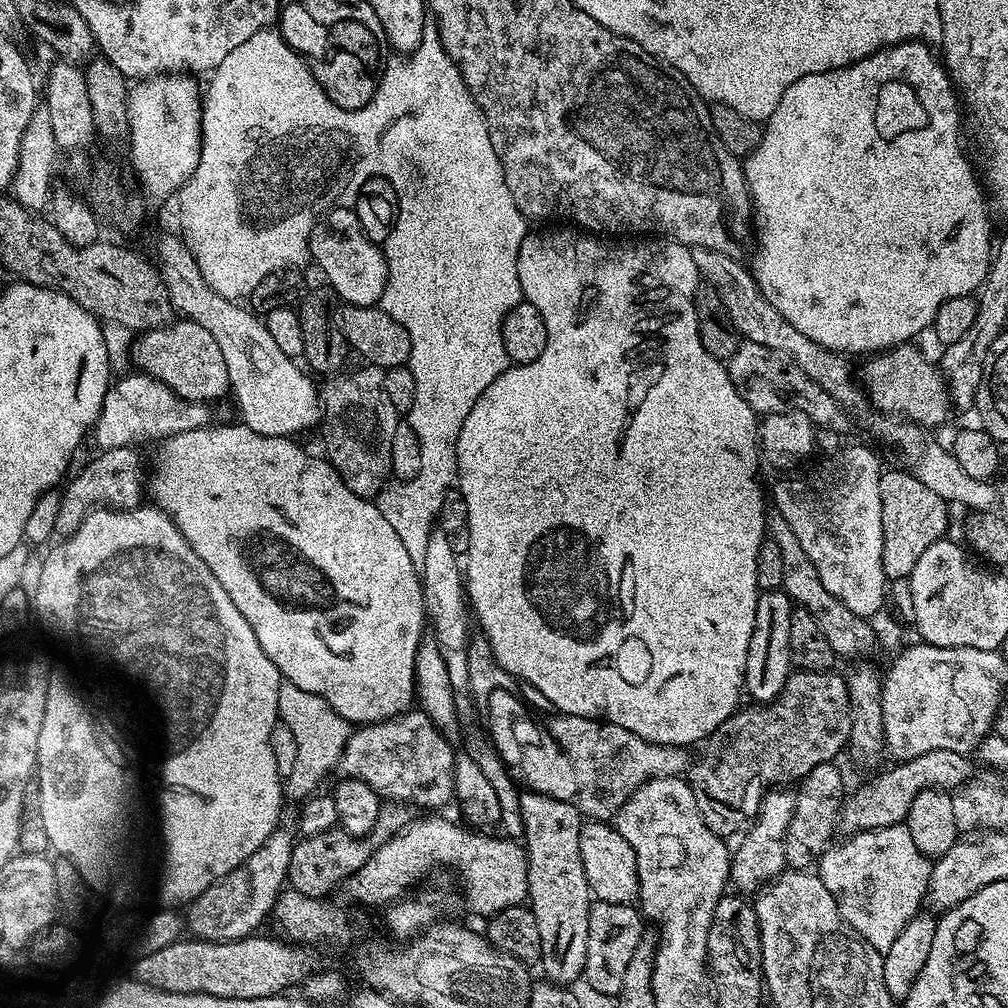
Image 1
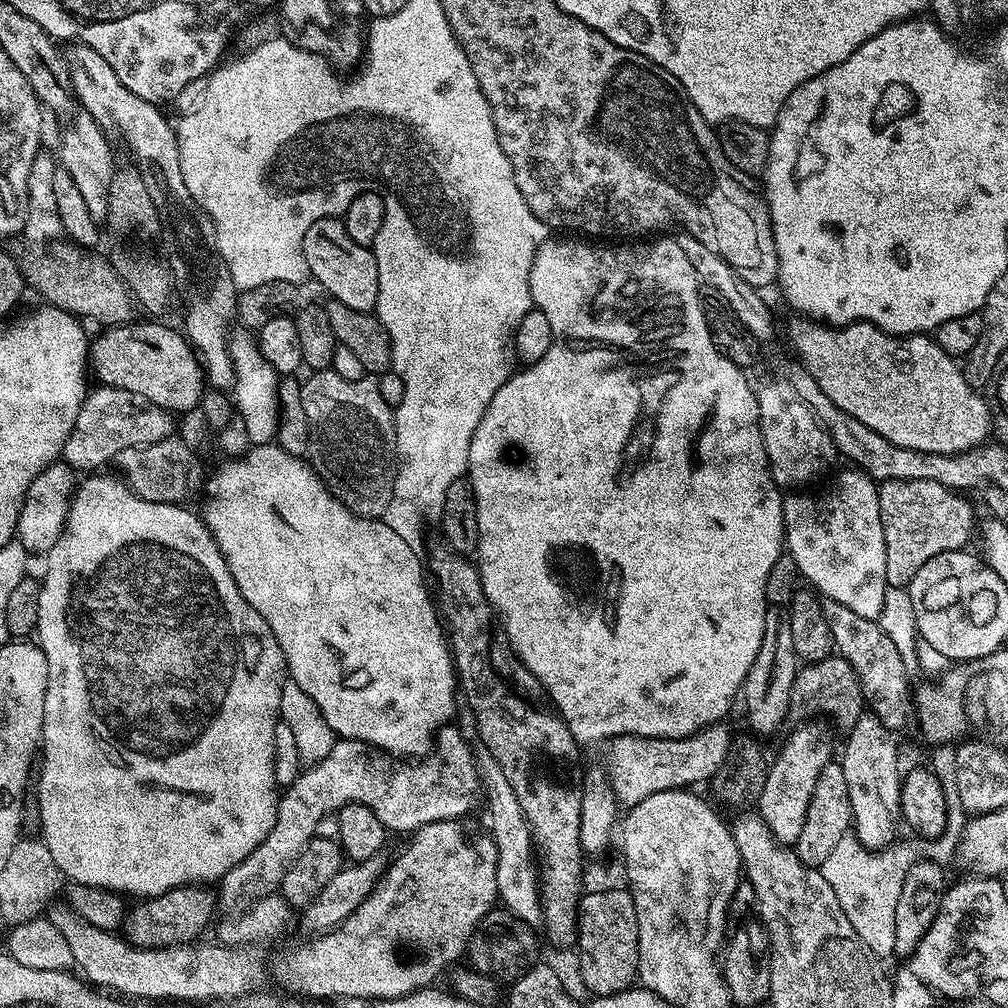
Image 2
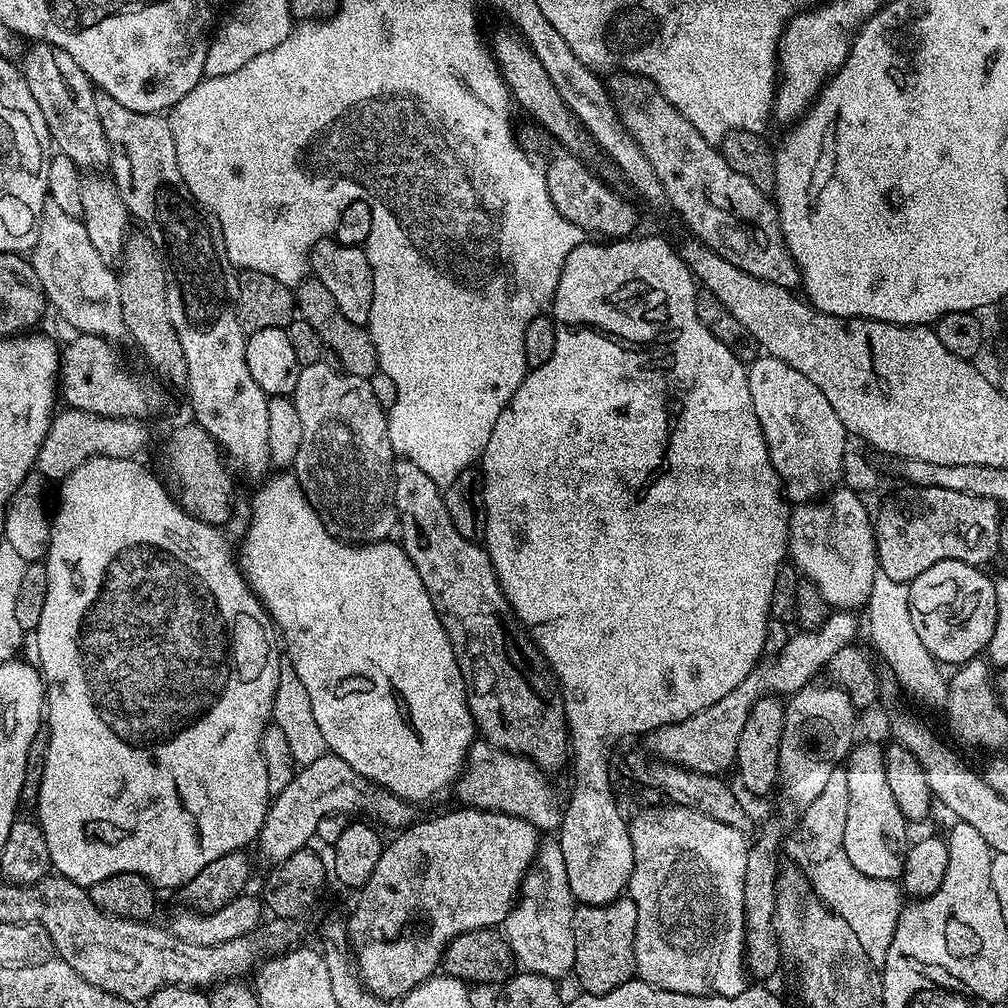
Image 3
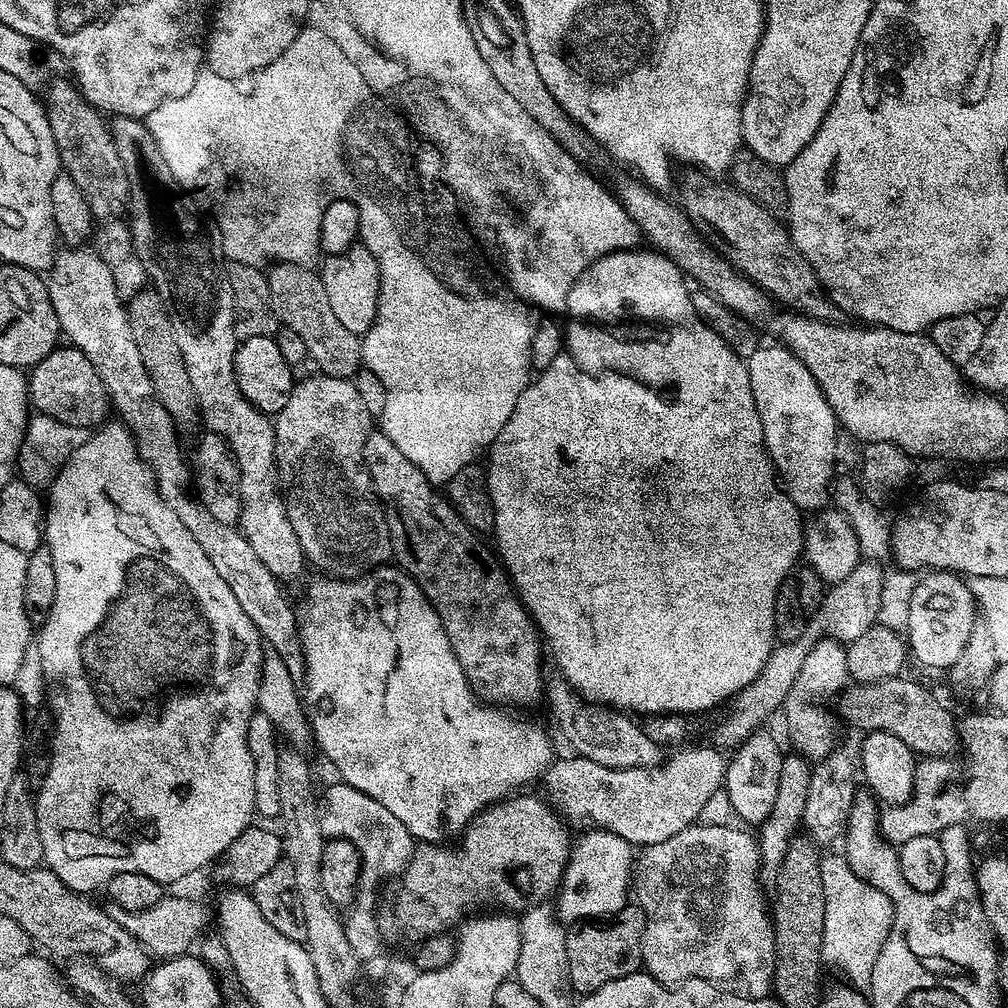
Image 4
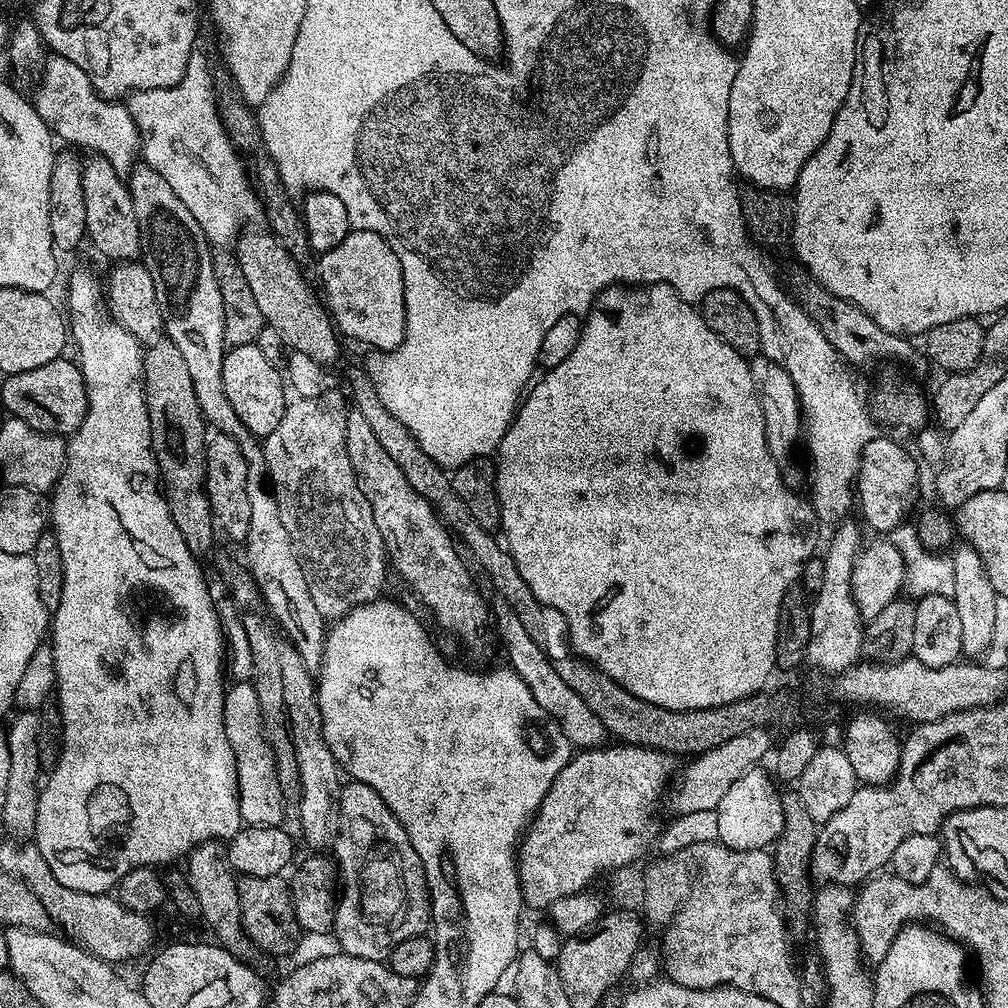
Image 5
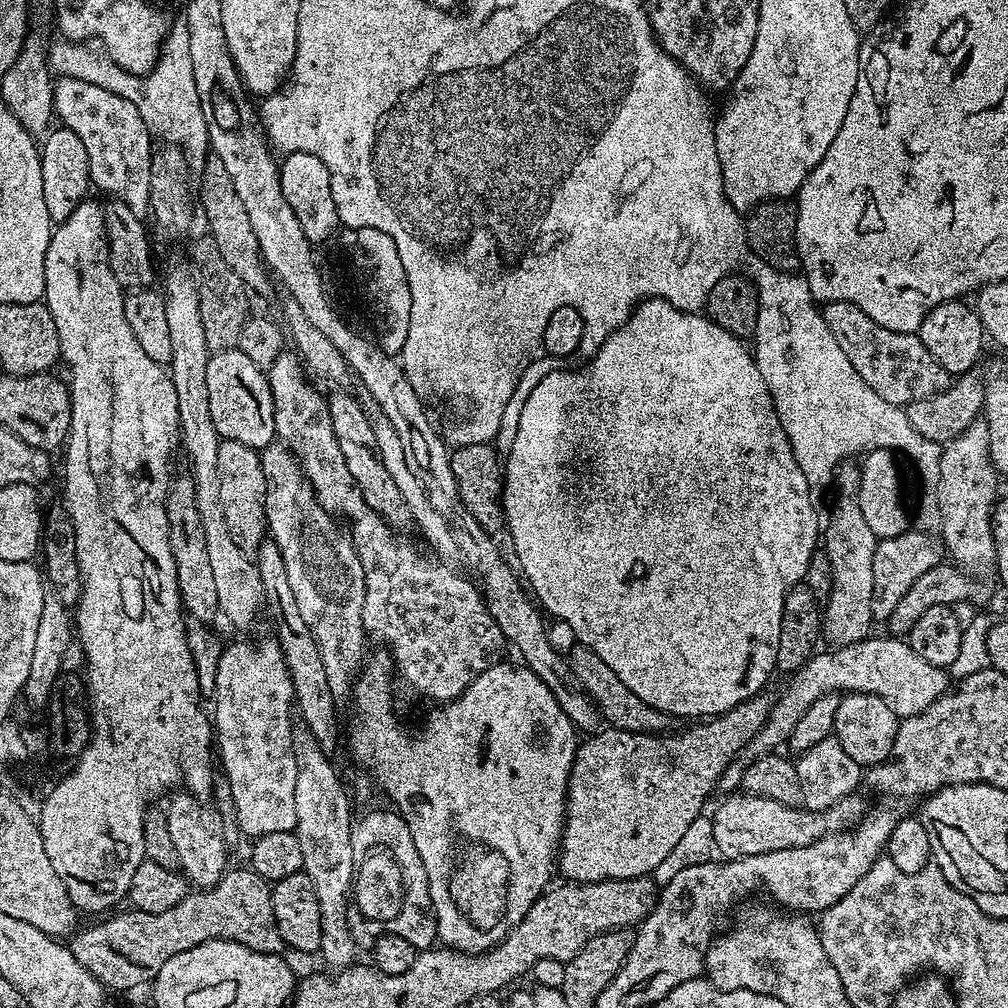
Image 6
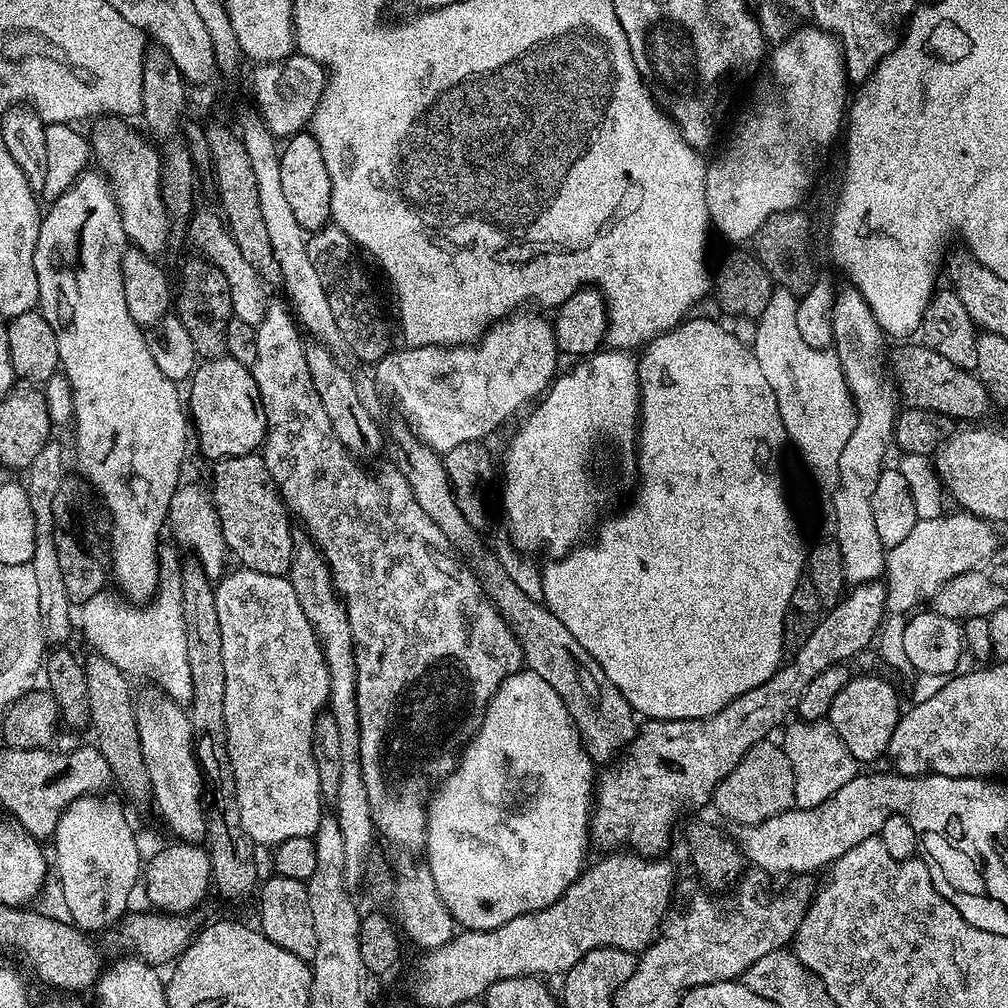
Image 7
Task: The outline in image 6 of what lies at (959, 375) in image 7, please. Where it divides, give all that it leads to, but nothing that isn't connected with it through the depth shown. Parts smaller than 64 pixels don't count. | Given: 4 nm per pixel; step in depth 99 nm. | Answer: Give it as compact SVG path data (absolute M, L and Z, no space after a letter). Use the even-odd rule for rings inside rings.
M833 300L822 311L826 326L830 326L830 334L834 334L846 358L850 358L850 366L858 370L858 378L862 378L862 382L866 382L866 386L882 398L882 402L907 406L943 392L948 387L948 373L938 366L938 362L934 362L934 354L922 346L919 335L886 330L886 326L878 326L870 314L858 310L858 306L850 302Z

